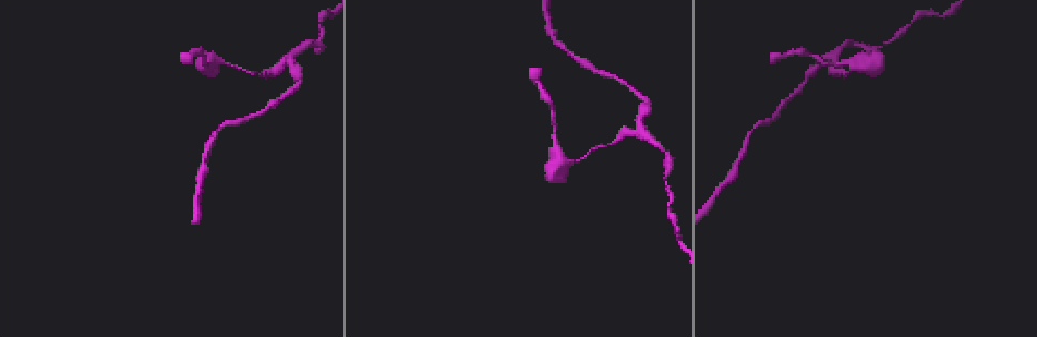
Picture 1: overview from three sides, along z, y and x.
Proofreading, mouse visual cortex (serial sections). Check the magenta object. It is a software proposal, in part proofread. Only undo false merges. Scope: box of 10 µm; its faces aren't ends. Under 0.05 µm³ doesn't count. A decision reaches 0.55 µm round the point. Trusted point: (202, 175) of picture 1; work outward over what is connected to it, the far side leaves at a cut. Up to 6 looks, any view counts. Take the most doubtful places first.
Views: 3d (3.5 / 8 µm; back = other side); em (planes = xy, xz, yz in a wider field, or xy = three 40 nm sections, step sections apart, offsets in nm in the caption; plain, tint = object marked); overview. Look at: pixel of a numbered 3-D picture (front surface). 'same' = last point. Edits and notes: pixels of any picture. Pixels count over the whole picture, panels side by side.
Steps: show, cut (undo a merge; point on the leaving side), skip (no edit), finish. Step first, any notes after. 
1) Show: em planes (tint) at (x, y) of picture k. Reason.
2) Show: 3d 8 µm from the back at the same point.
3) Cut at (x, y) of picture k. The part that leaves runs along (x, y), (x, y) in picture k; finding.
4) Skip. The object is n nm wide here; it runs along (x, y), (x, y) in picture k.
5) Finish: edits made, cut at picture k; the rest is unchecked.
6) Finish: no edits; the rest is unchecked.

Show: 3d 3.5 µm at (832, 60) of picture 1. Abrupt turn.

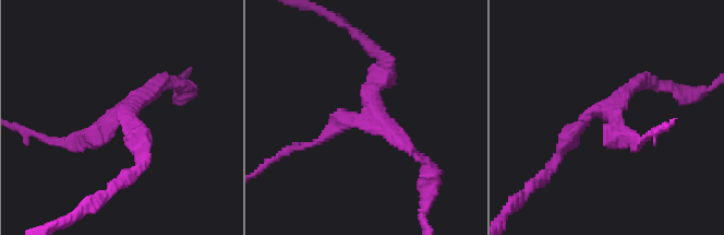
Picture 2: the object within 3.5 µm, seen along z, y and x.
Show: em xy step 2 (tint) at (372, 111) of picture 2. 3 arms meet here; the arms are 200, 250, 250 nm wide; now the EM.

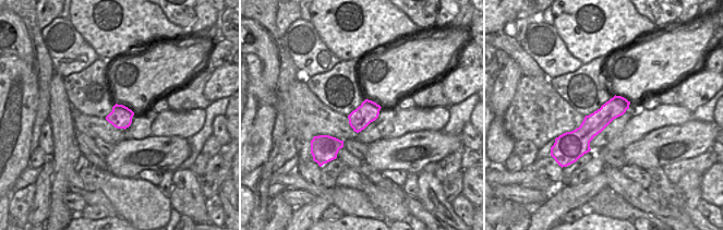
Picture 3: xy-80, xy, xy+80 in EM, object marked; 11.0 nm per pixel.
Skip. Continuous, no second cell.

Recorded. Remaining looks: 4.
Show: 3d 3.5 µm at (861, 63) of picture 1. A fork.

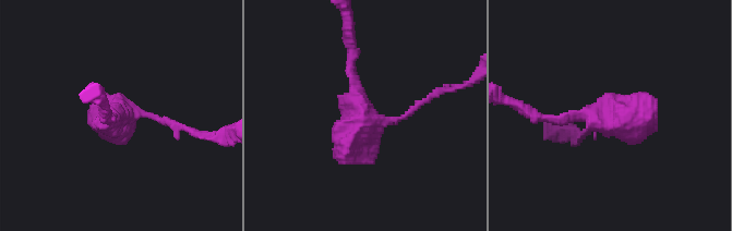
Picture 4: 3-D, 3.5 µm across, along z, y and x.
Show: em xy step 3 (tint) at (611, 112) of picture 4.

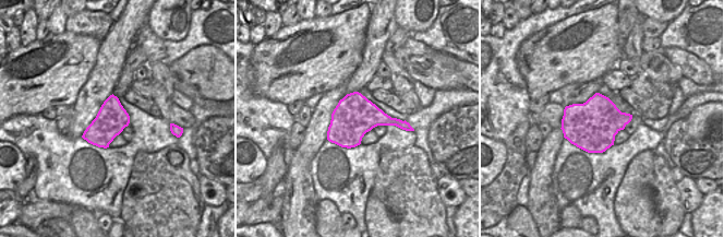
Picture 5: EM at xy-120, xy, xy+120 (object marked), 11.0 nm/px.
Show: em planes (tint) at the same point. Another direction.

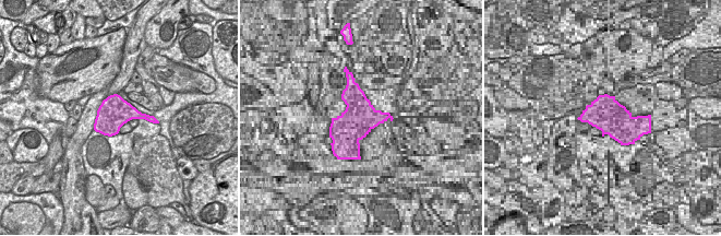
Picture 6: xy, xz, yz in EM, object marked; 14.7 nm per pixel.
Cut at (352, 47) of picture 4. The object is 460 nm wide here; two cells meet here.

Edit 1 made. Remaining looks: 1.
Finish: edits made, cut at picture 4; the rest is unchecked.

